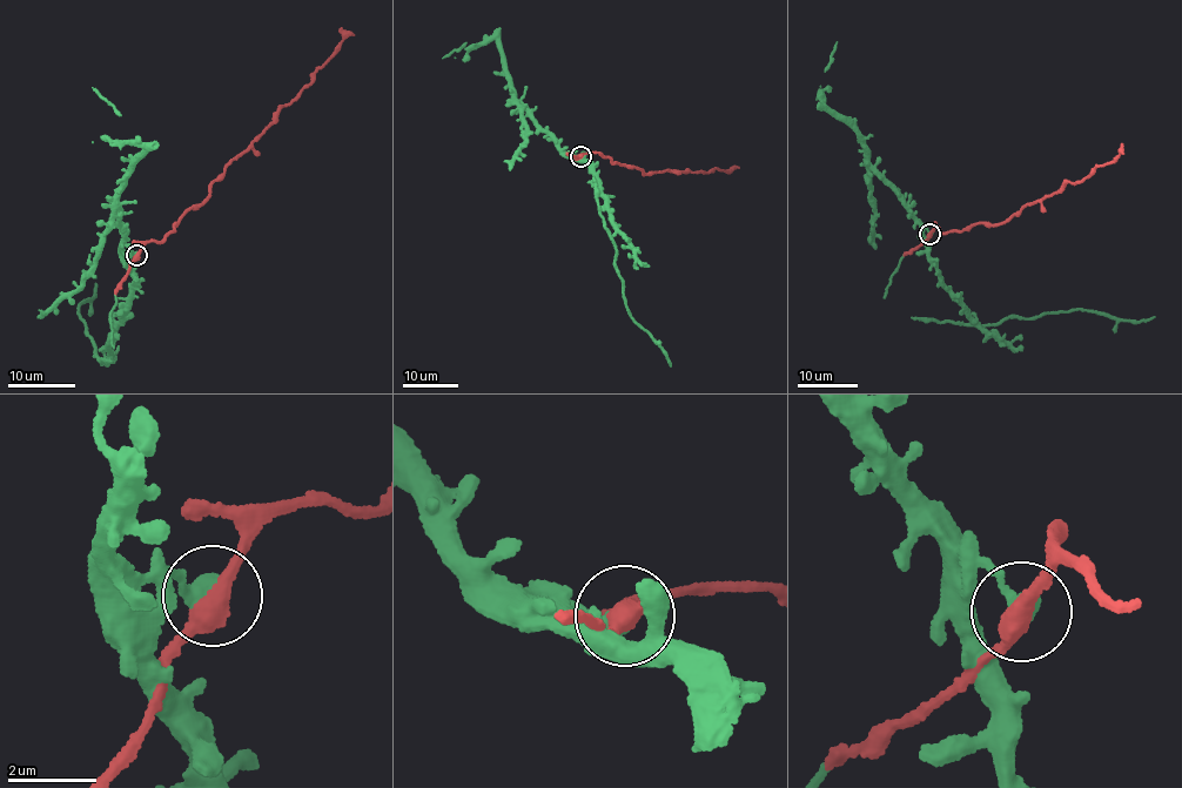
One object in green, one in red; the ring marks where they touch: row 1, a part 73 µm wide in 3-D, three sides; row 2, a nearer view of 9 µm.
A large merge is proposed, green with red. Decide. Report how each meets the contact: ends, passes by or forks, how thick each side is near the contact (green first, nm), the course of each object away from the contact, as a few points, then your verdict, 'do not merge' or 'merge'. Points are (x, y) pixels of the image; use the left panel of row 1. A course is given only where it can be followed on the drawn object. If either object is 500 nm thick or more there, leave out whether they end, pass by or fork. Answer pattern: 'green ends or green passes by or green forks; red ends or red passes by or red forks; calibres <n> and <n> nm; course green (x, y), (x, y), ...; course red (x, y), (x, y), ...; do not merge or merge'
green ends; red passes by; calibres 440 and 440 nm; course green (138, 255), (127, 269), (128, 307), (108, 345), (96, 352), (76, 314), (96, 283); course red (138, 255), (205, 203), (233, 160), (355, 35); merge

